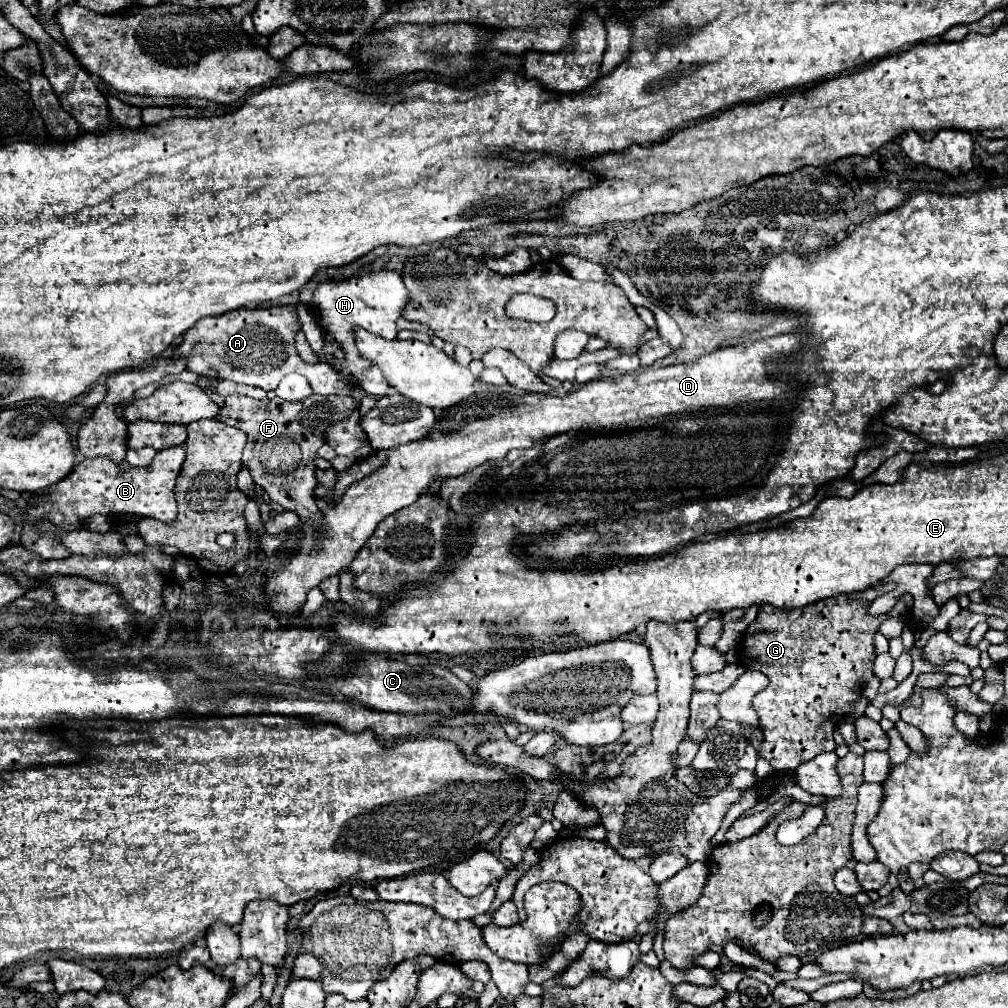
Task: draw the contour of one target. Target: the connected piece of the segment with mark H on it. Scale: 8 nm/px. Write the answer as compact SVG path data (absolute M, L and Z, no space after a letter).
M396 271L362 273L350 281L320 285L314 293L312 311L318 319L318 323L326 331L328 353L336 355L336 361L332 363L332 367L340 371L349 381L354 381L354 385L359 385L358 381L360 381L362 373L372 364L365 362L365 359L358 353L354 335L352 335L352 327L358 325L374 335L380 335L386 339L396 339L396 335L398 335L396 319L402 315L408 301L410 301L408 289L404 287L402 275Z

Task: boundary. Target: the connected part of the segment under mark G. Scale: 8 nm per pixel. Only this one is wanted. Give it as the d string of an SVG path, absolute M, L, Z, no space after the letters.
M884 583L884 585L878 585L878 587L866 589L866 591L848 595L842 594L823 599L818 601L816 605L806 605L804 609L788 609L788 611L784 611L784 609L772 609L772 605L760 605L760 607L758 607L758 617L756 617L756 621L752 621L752 623L748 625L748 629L744 631L744 635L740 637L742 641L740 641L738 661L744 663L748 669L764 671L766 677L770 679L770 685L768 685L762 693L758 693L758 695L754 697L754 709L756 709L756 713L758 713L758 717L760 717L760 725L758 725L758 727L760 727L760 731L762 731L762 743L760 743L758 753L760 753L760 757L764 757L764 759L772 765L774 771L794 771L800 763L810 761L810 759L814 759L816 755L820 755L820 753L824 753L824 751L834 751L834 749L836 749L836 743L834 743L834 739L832 739L832 731L836 729L836 725L840 723L840 719L844 719L844 715L846 715L846 711L848 711L848 707L850 707L850 703L860 697L864 683L866 683L868 679L875 677L873 672L873 664L876 658L874 636L878 633L878 627L882 625L882 617L868 617L866 611L868 611L868 605L870 605L876 597L880 597L882 593L888 593L888 591L894 591L894 583Z

